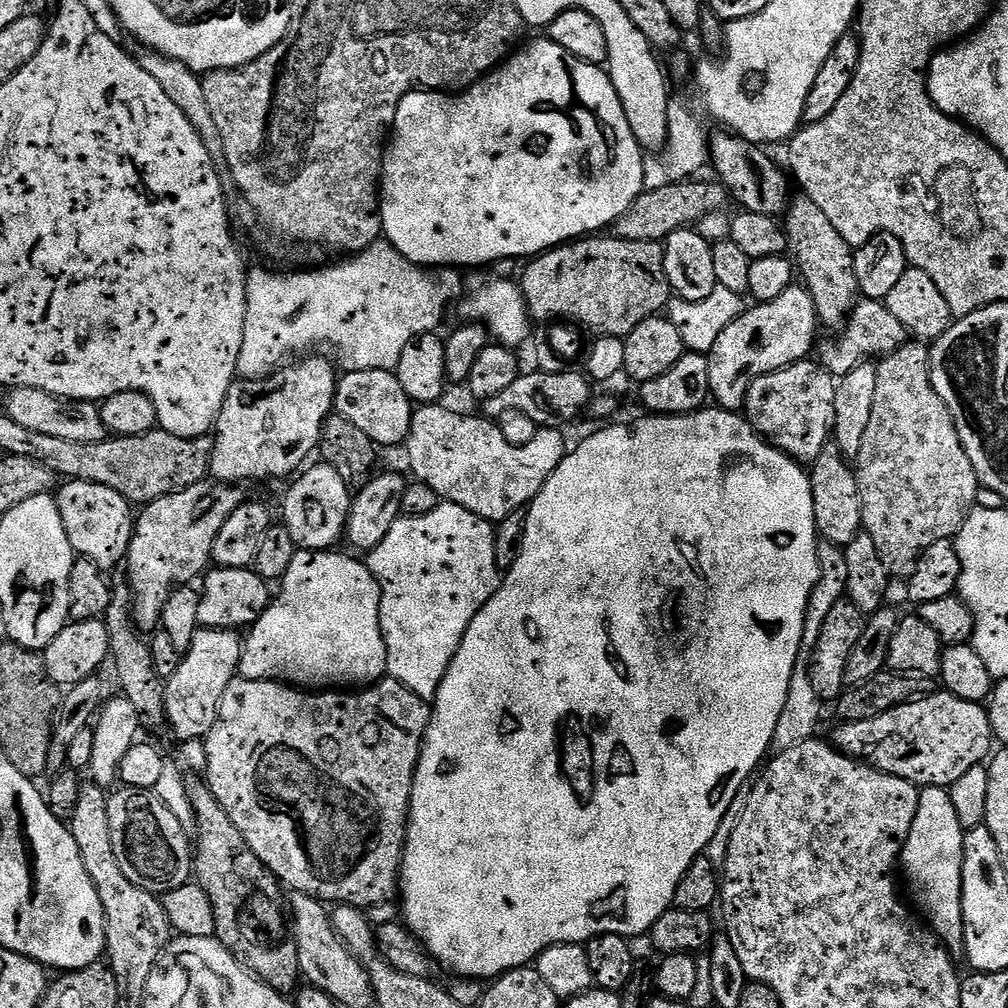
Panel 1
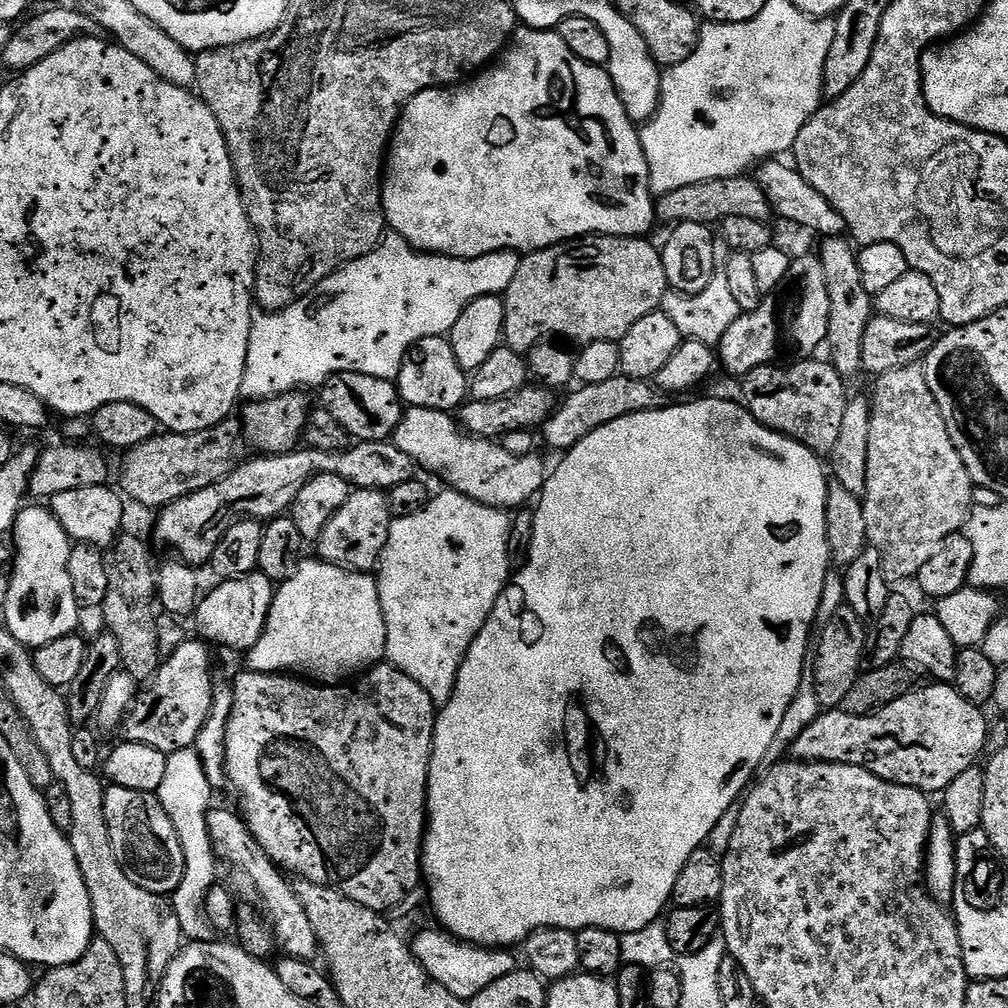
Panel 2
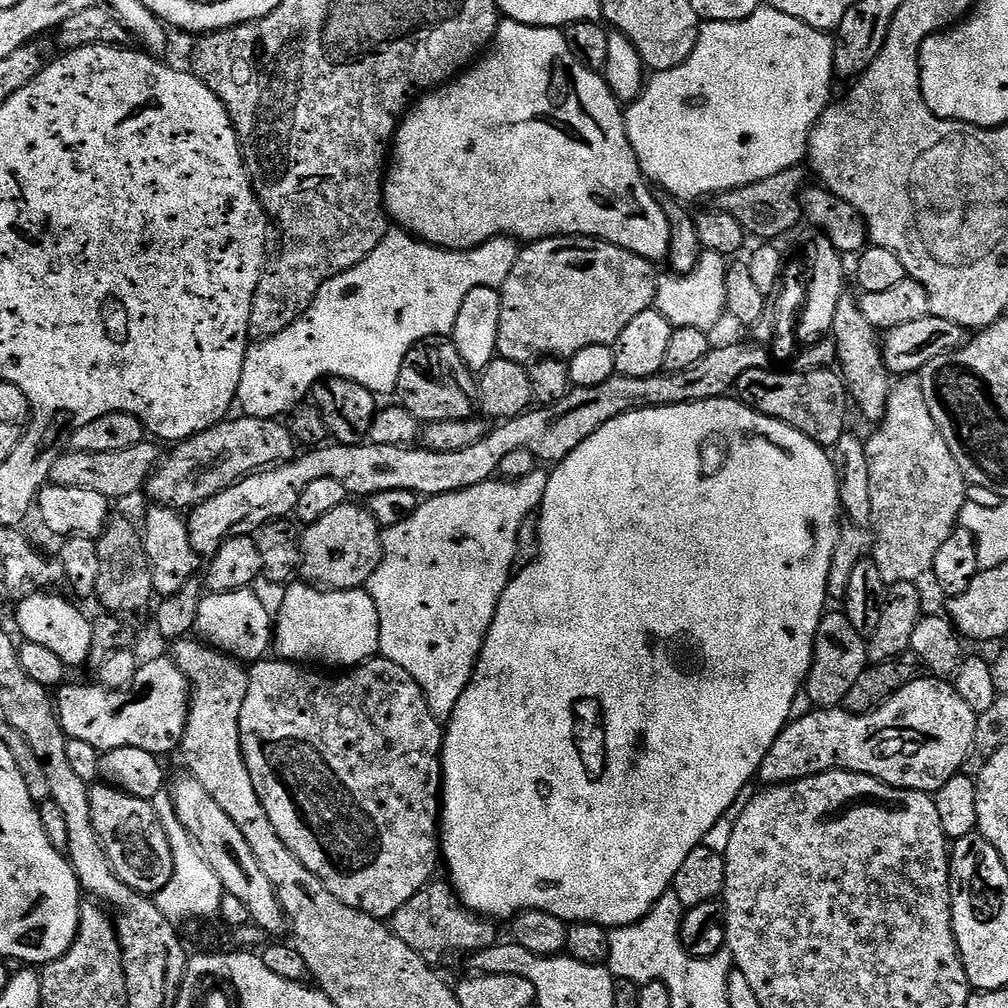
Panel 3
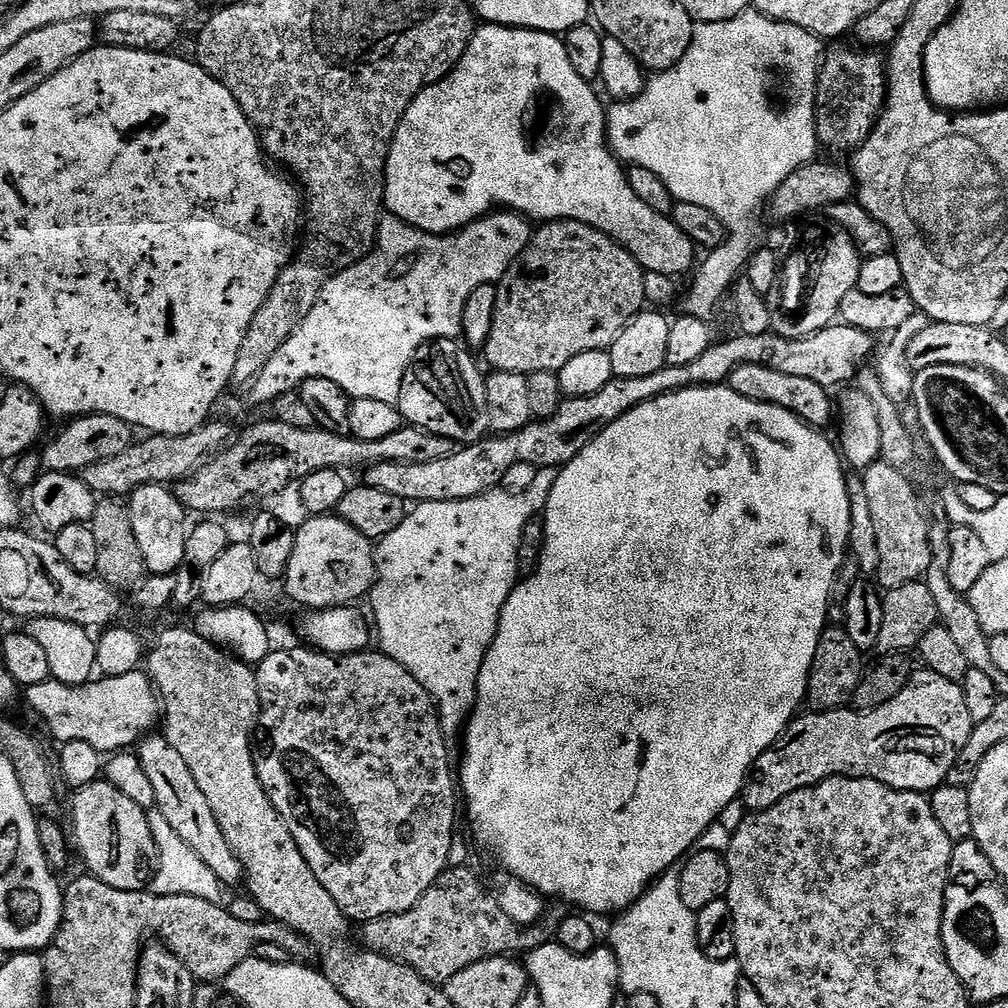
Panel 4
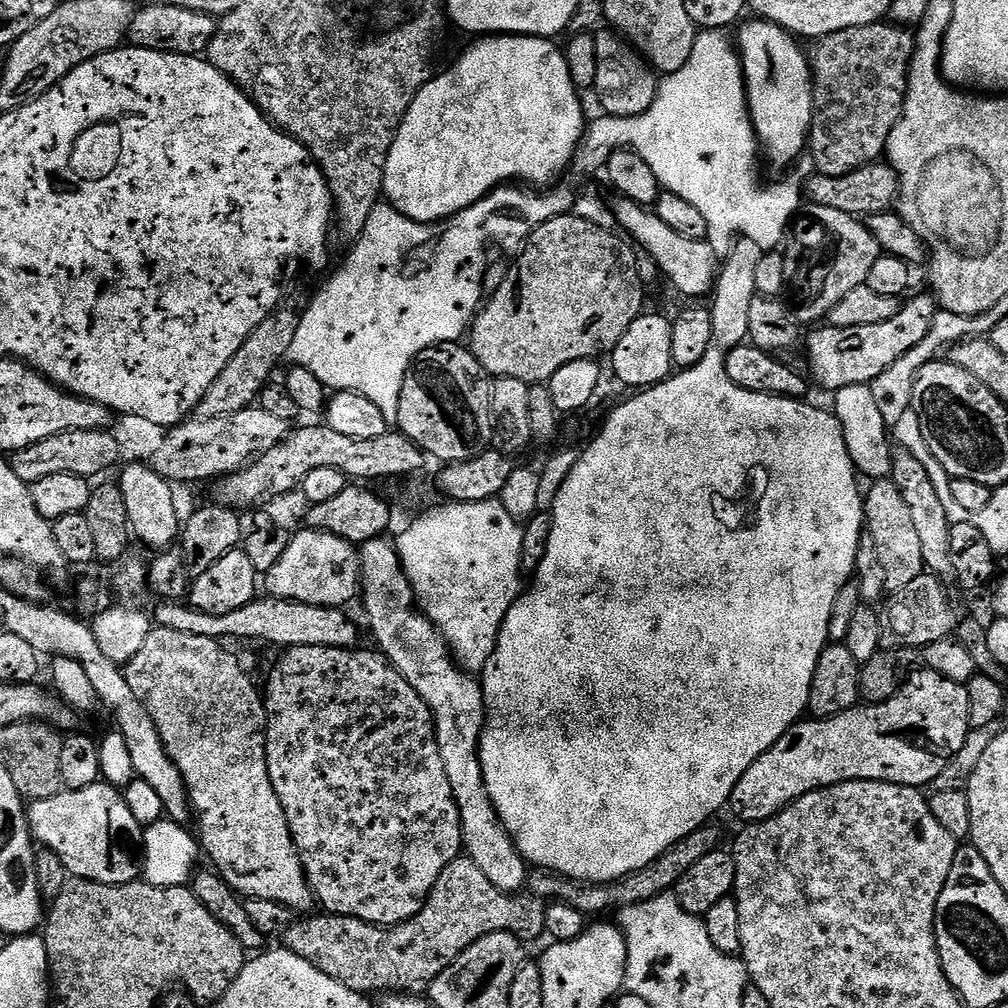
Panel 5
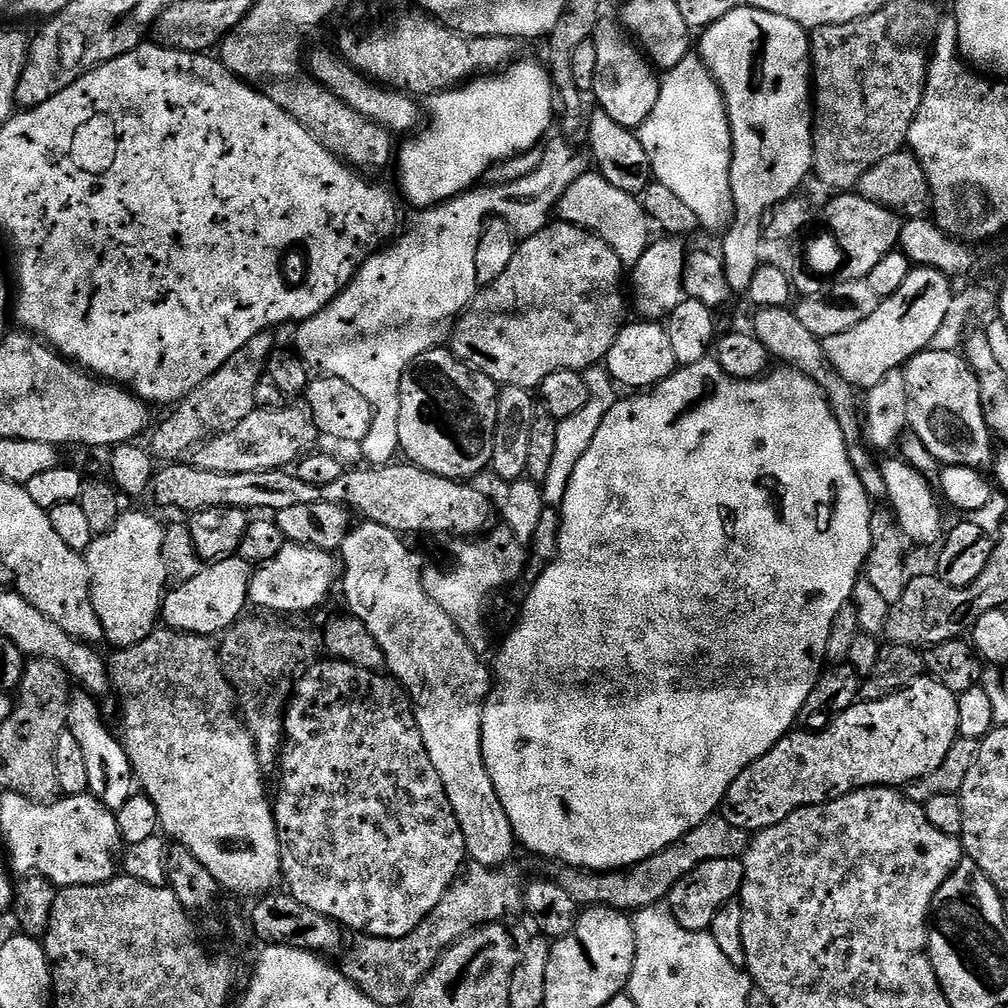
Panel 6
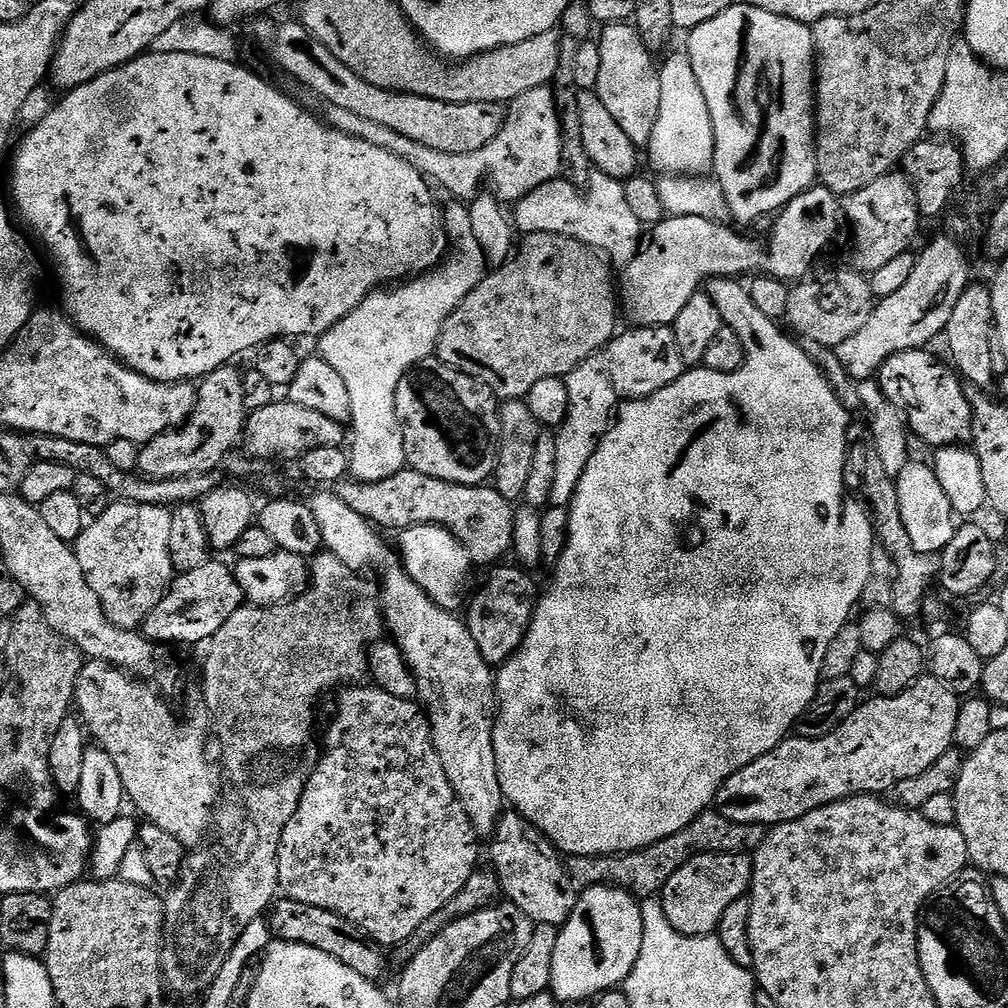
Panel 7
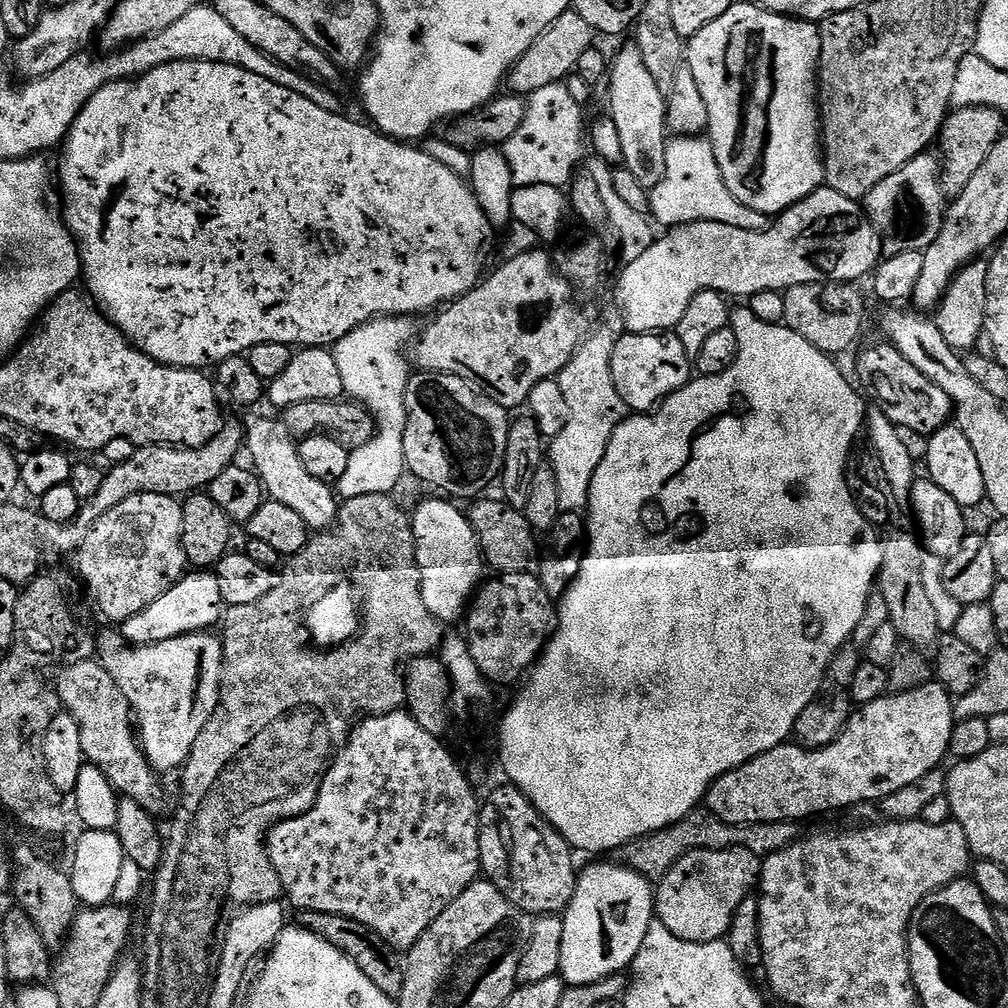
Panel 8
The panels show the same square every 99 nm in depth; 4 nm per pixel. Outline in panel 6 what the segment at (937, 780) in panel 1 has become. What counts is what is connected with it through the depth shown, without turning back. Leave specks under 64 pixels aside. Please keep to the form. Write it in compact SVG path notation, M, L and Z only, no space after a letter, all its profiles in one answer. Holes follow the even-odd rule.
M921 678L915 680L909 688L903 688L884 700L853 704L821 732L793 730L783 736L766 755L758 758L758 762L754 762L749 768L742 770L738 778L734 778L724 799L722 814L726 822L730 822L730 826L738 826L749 834L755 834L763 828L778 826L778 822L794 814L794 810L837 800L858 788L911 784L912 781L921 780L926 774L930 774L933 768L942 766L950 746L959 736L957 693L946 690L946 686L942 686L937 680ZM920 704L932 708L932 756L928 753L927 738L916 733L920 728L919 722L908 721L907 712L918 711Z

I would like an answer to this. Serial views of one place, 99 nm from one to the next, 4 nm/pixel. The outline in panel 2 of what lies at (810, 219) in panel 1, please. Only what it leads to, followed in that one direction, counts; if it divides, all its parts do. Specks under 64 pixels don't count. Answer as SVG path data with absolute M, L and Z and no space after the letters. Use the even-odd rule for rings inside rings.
M830 236L819 243L822 278L826 280L826 291L830 298L830 330L826 348L832 351L830 363L836 367L838 374L851 378L862 372L862 334L866 334L866 326L874 315L874 296L866 290L866 286L862 286L857 249L844 236Z

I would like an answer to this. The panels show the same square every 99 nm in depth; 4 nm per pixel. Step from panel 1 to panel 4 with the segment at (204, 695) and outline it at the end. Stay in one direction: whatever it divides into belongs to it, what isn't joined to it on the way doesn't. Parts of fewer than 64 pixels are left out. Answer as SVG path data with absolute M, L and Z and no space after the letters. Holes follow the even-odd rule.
M144 670L93 678L82 685L64 685L50 679L38 686L23 689L22 700L48 727L49 734L56 742L86 742L101 754L115 754L139 745L145 735L155 729L152 728L155 724L157 727L162 716L162 705L156 689Z

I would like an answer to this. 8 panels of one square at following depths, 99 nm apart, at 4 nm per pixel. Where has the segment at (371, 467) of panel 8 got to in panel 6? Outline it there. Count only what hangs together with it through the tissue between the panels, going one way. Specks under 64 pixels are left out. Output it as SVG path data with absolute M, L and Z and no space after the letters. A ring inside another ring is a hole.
M563 139L547 141L548 150L544 152L541 157L541 164L538 170L531 173L524 179L518 179L510 184L503 184L491 186L492 188L484 188L485 186L477 186L469 191L462 193L460 196L455 196L453 200L446 200L442 204L436 205L434 208L421 211L416 214L416 217L407 224L406 227L399 233L398 238L391 241L390 246L383 250L377 251L375 254L369 256L367 262L360 266L360 271L357 272L356 277L353 278L344 288L343 292L336 297L334 303L329 308L324 308L320 313L310 320L305 320L299 325L300 328L296 332L295 351L301 358L303 358L309 366L309 369L315 370L317 373L325 376L333 376L334 378L342 378L342 382L350 382L350 386L354 386L354 390L358 390L358 394L362 394L362 398L366 398L366 402L370 402L373 410L372 430L365 438L362 445L362 451L369 465L379 466L382 464L393 463L397 459L400 452L400 443L398 442L398 410L400 409L400 379L404 376L404 371L409 368L415 360L422 355L423 352L428 352L432 348L439 348L449 339L450 333L454 327L454 321L463 313L464 309L472 303L473 296L478 291L476 282L476 271L474 270L474 261L478 254L478 246L480 239L484 233L484 225L489 220L495 219L504 220L510 225L512 231L516 233L517 237L523 238L525 236L533 236L542 231L543 228L548 227L550 221L553 219L554 213L557 211L557 204L563 195L566 194L567 188L570 187L576 179L582 178L584 173L587 173L590 168L590 160L587 155L585 157L576 148L571 148Z

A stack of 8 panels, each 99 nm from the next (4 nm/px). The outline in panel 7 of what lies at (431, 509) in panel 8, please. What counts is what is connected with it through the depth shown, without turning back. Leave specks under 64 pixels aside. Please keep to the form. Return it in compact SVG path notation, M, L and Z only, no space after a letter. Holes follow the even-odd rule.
M427 524L399 531L396 550L405 570L440 609L459 611L467 601L466 588L472 563L465 547L444 527ZM461 606L461 608L459 608Z

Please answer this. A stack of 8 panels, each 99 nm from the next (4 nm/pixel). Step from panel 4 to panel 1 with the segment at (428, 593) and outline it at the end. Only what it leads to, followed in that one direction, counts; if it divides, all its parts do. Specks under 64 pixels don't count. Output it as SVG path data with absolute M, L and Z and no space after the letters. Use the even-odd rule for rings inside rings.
M441 502L437 508L430 510L430 514L422 514L421 516L401 515L400 519L395 520L390 526L386 538L382 538L382 542L378 542L378 546L367 553L368 569L371 570L374 578L380 583L380 629L382 630L382 638L386 642L387 675L393 680L402 682L402 686L406 686L406 690L414 690L414 694L418 694L418 698L429 702L436 699L438 686L442 686L442 678L446 678L446 670L450 666L454 654L458 654L458 646L462 646L462 638L466 634L470 622L474 622L478 610L482 610L482 606L486 606L486 602L500 587L502 569L496 565L496 559L494 558L495 545L496 530L489 521L470 514L470 510L466 510L457 504Z

